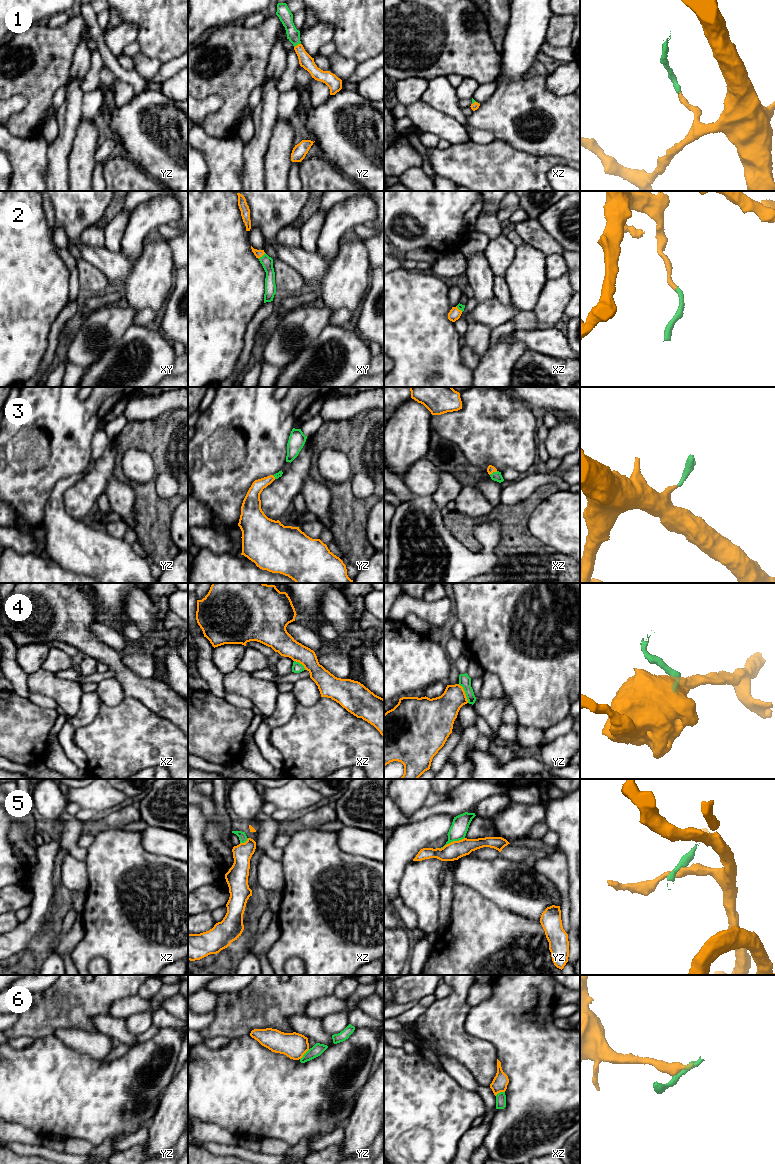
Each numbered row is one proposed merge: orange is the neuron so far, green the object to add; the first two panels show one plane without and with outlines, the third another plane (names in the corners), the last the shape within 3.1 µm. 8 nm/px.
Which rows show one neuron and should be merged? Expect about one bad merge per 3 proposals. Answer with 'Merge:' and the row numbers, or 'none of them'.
Merge: 1, 2, 3

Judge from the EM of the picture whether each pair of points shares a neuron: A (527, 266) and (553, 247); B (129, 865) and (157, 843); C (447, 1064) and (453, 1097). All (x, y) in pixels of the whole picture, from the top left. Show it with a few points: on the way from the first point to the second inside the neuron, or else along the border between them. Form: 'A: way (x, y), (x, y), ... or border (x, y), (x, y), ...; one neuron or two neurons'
A: border (525, 242), (546, 255); two neurons
B: border (140, 833), (142, 846), (147, 851), (169, 858); two neurons
C: border (442, 1068), (461, 1086), (467, 1089); two neurons

